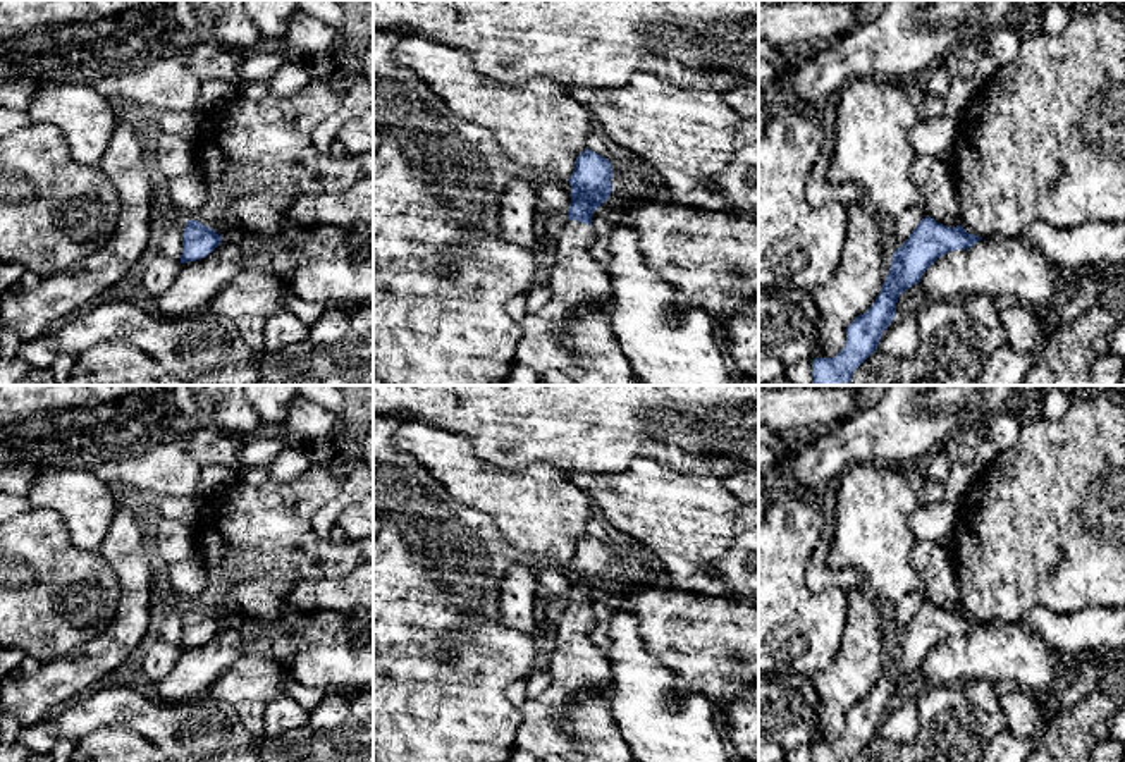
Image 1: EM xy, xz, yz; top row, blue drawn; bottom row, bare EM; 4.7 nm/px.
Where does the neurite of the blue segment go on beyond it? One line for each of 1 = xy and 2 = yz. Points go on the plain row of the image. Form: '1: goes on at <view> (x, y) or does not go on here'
1: does not go on here
2: does not go on here

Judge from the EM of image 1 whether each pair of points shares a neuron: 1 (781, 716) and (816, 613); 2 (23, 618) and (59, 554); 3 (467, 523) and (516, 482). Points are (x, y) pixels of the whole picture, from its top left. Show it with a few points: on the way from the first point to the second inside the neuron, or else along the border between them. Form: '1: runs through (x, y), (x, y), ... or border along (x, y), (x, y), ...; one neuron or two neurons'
1: border along (776, 675), (805, 675), (809, 678); two neurons
2: runs through (24, 602), (43, 583), (43, 570); one neuron
3: border along (446, 489), (461, 504), (480, 510), (508, 540); two neurons

